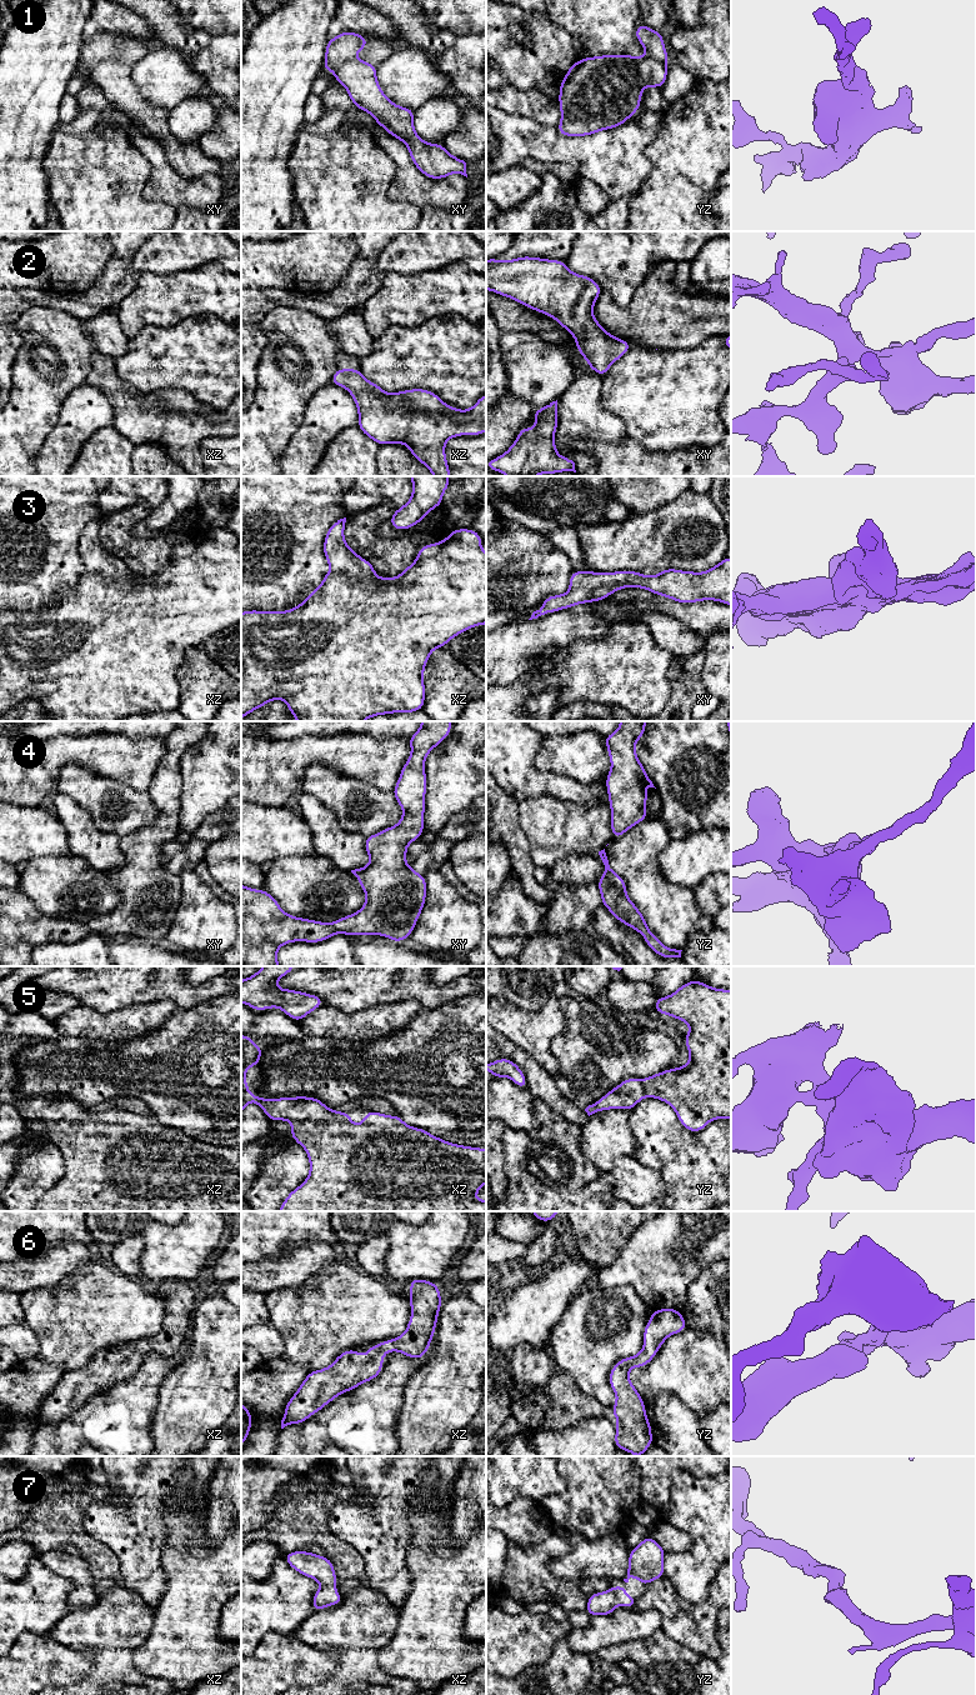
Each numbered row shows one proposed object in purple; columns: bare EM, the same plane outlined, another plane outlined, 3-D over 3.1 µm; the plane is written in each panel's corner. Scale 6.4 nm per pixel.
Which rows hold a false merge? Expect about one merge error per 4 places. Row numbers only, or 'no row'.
no row

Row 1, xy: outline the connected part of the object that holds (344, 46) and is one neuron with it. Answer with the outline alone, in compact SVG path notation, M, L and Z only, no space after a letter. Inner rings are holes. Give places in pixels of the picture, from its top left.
M344 31L329 39L322 70L334 72L359 110L367 111L391 136L409 149L414 165L429 179L446 179L450 174L467 178L466 162L447 152L442 144L424 141L414 128L414 110L394 104L381 90L377 66L355 59L367 46L361 34Z

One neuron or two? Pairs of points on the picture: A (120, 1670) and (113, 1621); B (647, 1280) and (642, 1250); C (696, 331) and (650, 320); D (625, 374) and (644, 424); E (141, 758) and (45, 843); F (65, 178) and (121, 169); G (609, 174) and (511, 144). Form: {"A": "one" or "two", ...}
{"A": "one", "B": "one", "C": "one", "D": "one", "E": "two", "F": "one", "G": "one"}

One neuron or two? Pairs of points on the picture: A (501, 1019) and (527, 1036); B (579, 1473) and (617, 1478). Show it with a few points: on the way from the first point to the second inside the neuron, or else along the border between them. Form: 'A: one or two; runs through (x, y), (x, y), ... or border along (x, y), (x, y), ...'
A: one; runs through (507, 1019), (521, 1030)
B: one; runs through (589, 1473), (601, 1473), (607, 1478)

